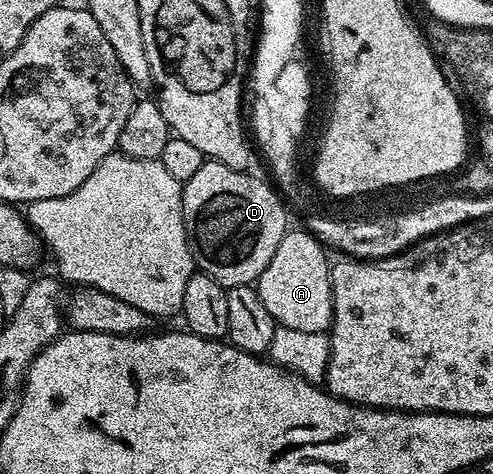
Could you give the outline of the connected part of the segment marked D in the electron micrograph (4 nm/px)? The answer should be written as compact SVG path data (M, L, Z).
M204 159L201 170L197 170L193 178L182 181L183 221L187 240L191 244L191 257L198 271L211 276L226 289L242 284L254 285L265 266L269 266L269 258L277 254L277 246L281 246L281 238L289 230L287 212L283 209L284 201L280 193L267 180L268 185L251 175L250 171L229 170L229 166L221 162Z

